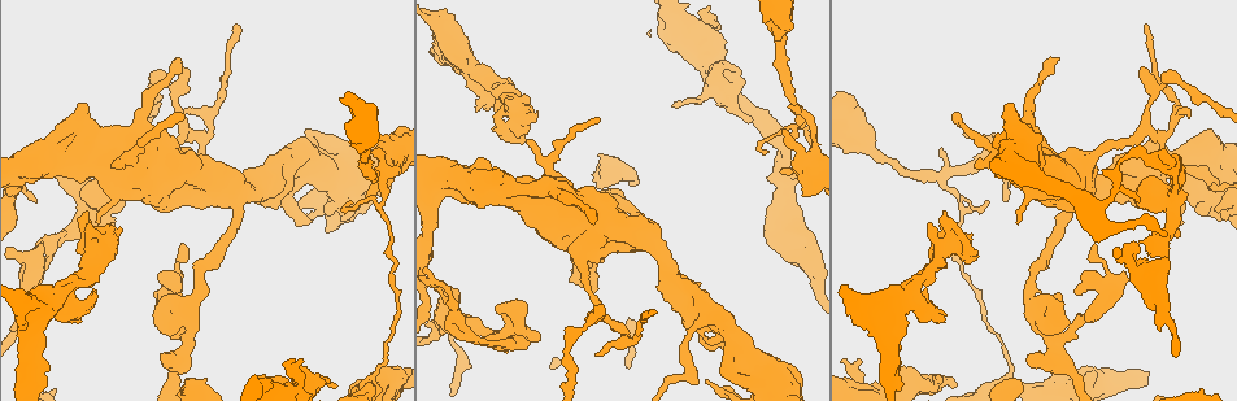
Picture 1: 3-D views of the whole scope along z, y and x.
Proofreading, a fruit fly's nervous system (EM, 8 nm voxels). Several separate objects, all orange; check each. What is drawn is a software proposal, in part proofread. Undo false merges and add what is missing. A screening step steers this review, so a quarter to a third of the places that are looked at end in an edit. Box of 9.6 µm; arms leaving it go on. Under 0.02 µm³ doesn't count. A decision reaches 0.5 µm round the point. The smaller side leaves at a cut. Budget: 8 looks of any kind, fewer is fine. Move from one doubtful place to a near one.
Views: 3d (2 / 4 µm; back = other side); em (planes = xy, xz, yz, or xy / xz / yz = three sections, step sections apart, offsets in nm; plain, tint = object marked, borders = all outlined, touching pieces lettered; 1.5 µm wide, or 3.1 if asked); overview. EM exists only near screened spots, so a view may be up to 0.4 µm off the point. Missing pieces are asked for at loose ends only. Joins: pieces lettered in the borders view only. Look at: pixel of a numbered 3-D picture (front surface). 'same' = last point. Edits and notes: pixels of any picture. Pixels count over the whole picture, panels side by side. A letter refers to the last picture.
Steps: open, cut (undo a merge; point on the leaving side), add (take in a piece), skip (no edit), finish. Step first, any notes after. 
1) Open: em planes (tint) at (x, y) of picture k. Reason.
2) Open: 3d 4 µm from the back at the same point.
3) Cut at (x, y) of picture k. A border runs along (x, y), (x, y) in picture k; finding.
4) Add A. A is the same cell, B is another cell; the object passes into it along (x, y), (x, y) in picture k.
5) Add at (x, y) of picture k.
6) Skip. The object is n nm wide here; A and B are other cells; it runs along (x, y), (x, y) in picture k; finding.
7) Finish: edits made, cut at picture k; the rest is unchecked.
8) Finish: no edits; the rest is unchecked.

Open: 3d 2 µm at (1057, 60) of picture 1. An open end.

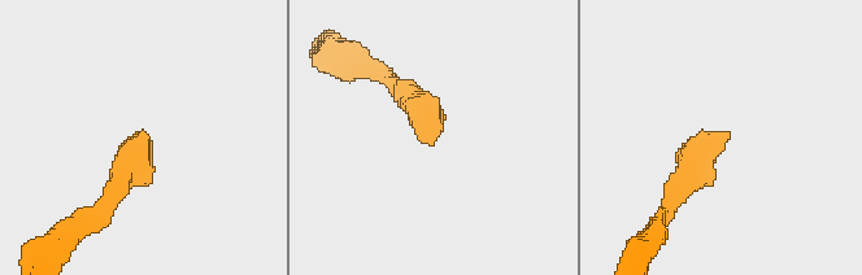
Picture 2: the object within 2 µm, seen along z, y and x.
Open: em xy step 8 (borders) at (143, 136) of picture 2. Shape alone is not enough.

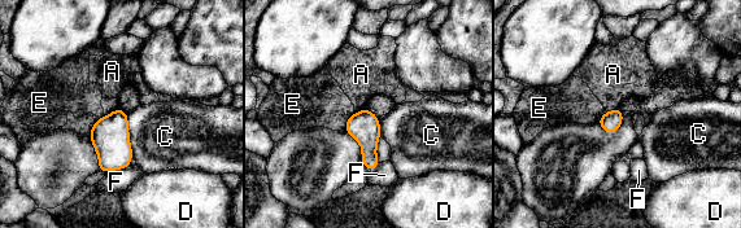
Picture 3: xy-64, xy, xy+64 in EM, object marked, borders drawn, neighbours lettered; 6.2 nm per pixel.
Open: em planes (borders) at the same point.

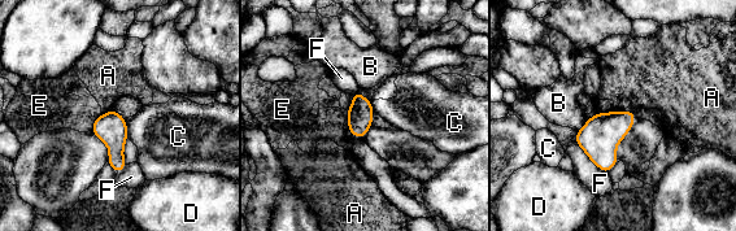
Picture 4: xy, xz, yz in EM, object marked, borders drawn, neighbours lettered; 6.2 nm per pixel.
Skip. A, B, C, D, E and F are other cells; a border runs along (634, 109), (614, 112) in picture 4; no lettered piece goes on from it.

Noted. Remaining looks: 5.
Open: 3d 4 µm at (1094, 244) of picture 1. Free end.

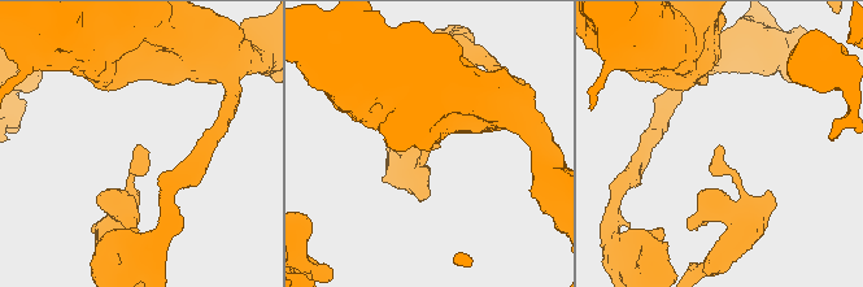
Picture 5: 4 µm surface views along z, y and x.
Open: em yz step 8 (borders) at (135, 147) of picture 5. Shape alone is not enough.

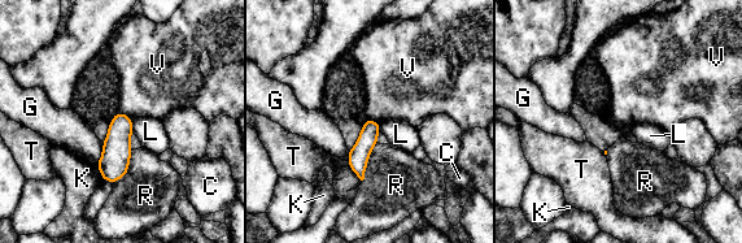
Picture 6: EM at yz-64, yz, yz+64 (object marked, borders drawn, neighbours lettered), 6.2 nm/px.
Open: em planes (borders) at the same point.

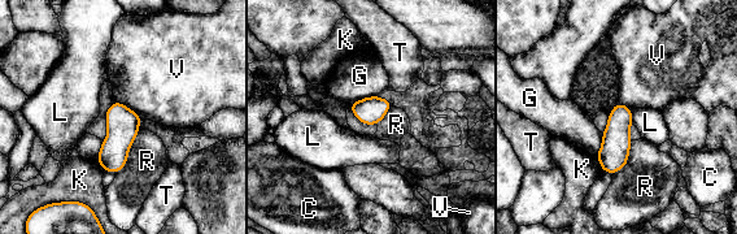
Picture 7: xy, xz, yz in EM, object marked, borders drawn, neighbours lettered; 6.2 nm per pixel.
Skip. The object is 160 nm wide here; C, G, K, L, R, T and V are other cells; a border runs along (631, 111), (632, 124) in picture 7; none of them fits.

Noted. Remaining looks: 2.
Open: em yz step 8 (tint) at (583, 262) of picture 1. Calibre changes.

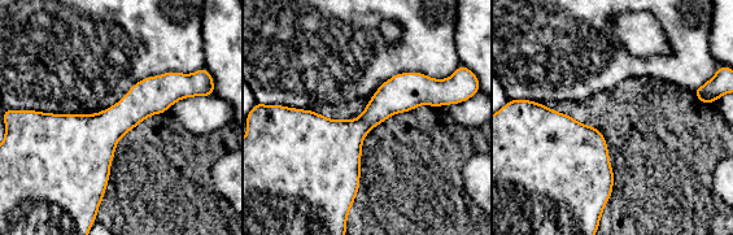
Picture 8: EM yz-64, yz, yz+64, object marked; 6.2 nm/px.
Open: em planes (borders) at the same point.

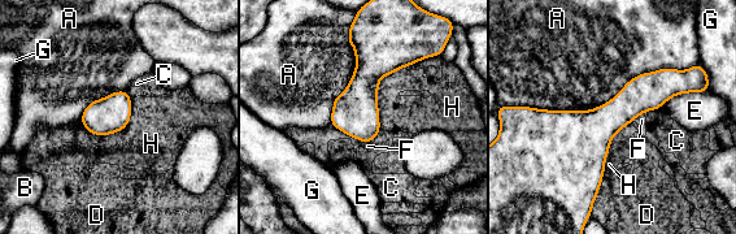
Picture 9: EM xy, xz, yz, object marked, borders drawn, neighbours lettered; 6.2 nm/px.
Skip. A, B, C, D, E, F, G and H are other cells; a border runs along (410, 65), (379, 81), (379, 122) in picture 9; one neuron here.

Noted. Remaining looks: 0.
Finish: no edits; the rest is unchecked.

